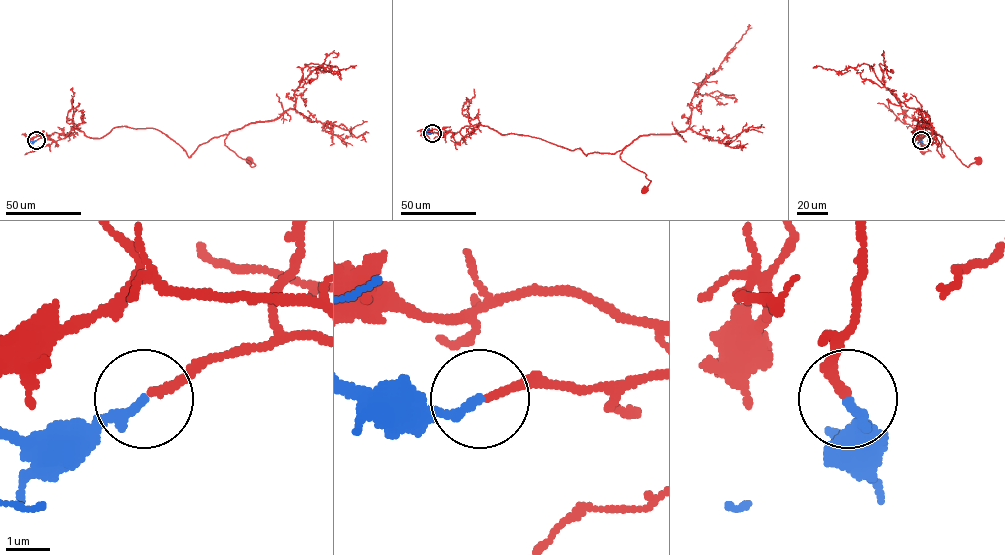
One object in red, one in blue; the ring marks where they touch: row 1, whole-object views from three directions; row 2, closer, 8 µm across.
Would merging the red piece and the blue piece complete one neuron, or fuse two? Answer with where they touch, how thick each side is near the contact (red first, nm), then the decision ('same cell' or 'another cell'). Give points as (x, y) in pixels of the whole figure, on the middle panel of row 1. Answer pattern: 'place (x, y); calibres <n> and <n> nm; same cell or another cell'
place (432, 133); calibres 180 and 200 nm; same cell

